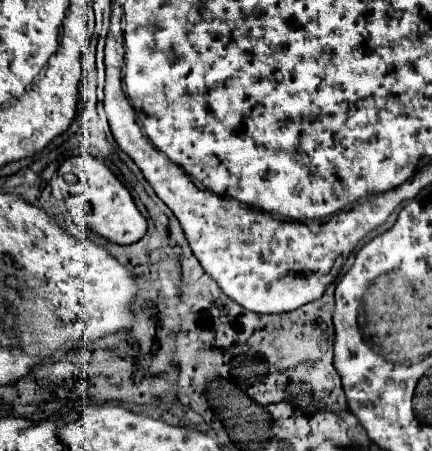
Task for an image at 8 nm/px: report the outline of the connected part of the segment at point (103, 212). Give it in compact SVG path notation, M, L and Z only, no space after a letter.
M83 152L79 156L67 158L59 166L57 174L59 174L59 188L61 188L63 196L83 194L91 200L93 212L89 216L89 224L97 234L101 234L103 238L117 242L117 244L133 244L145 236L145 232L147 232L145 216L135 206L135 202L133 202L129 190L123 186L123 182L109 170L109 166L103 160L93 158L91 154Z

